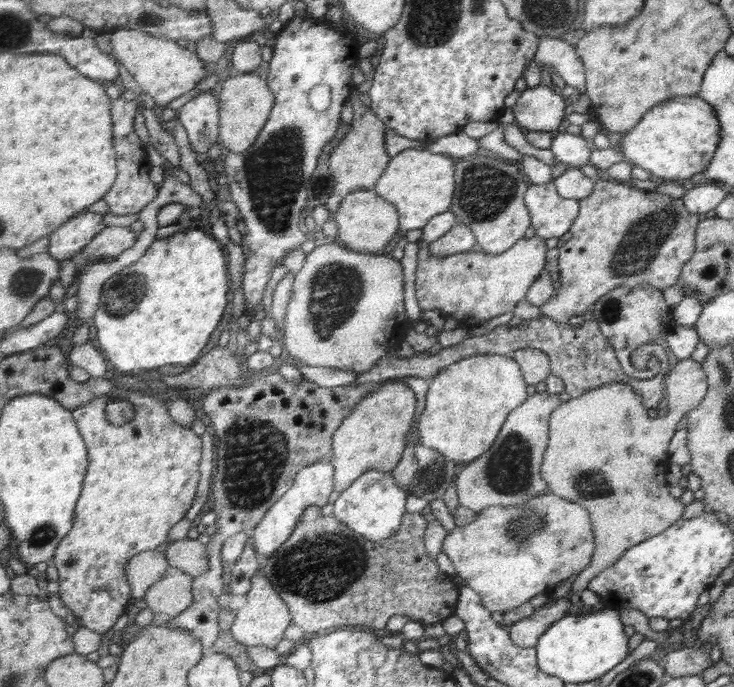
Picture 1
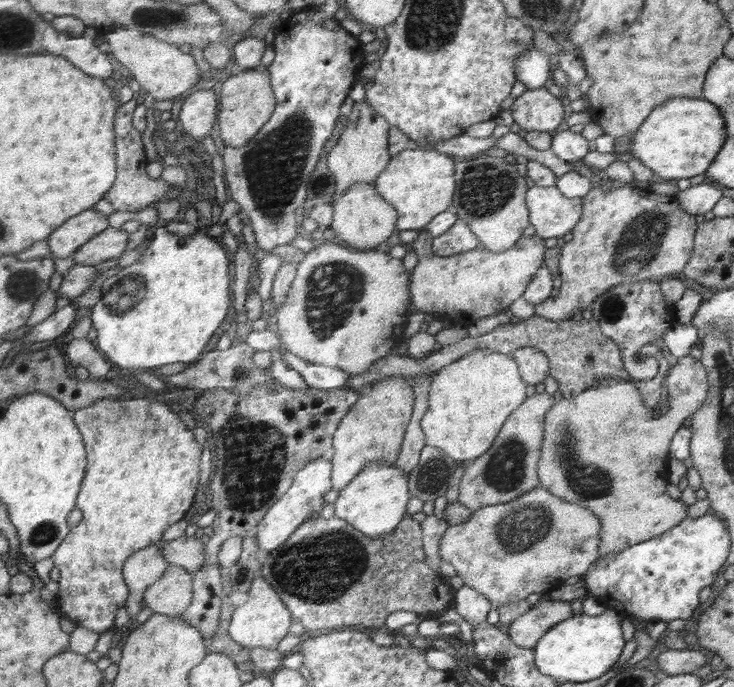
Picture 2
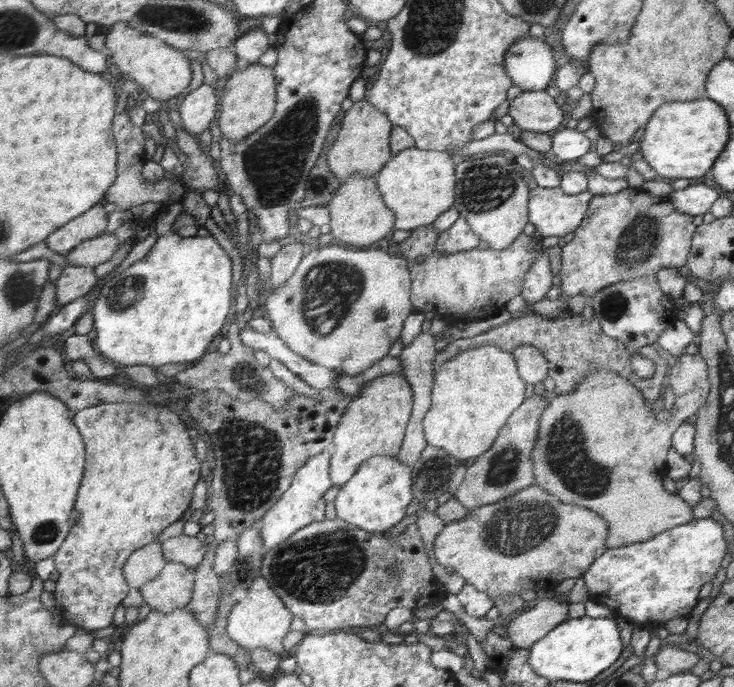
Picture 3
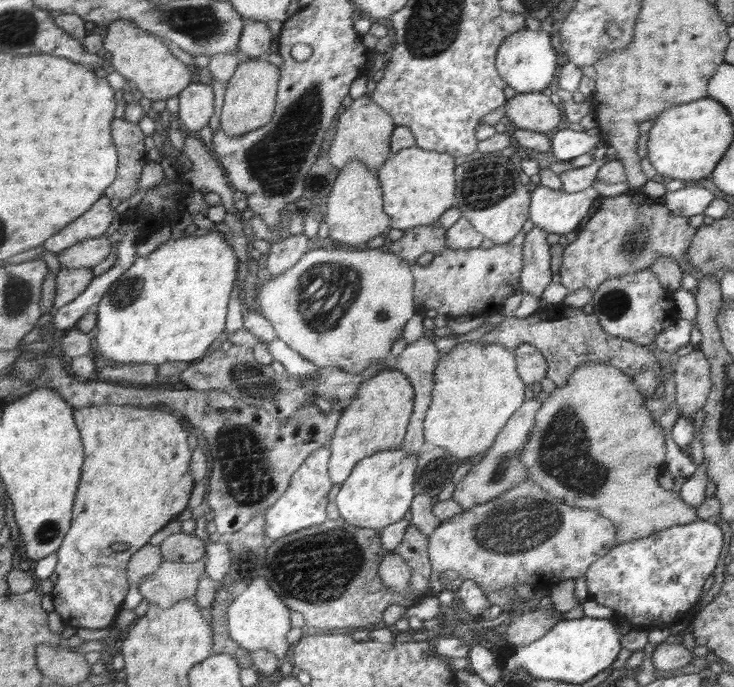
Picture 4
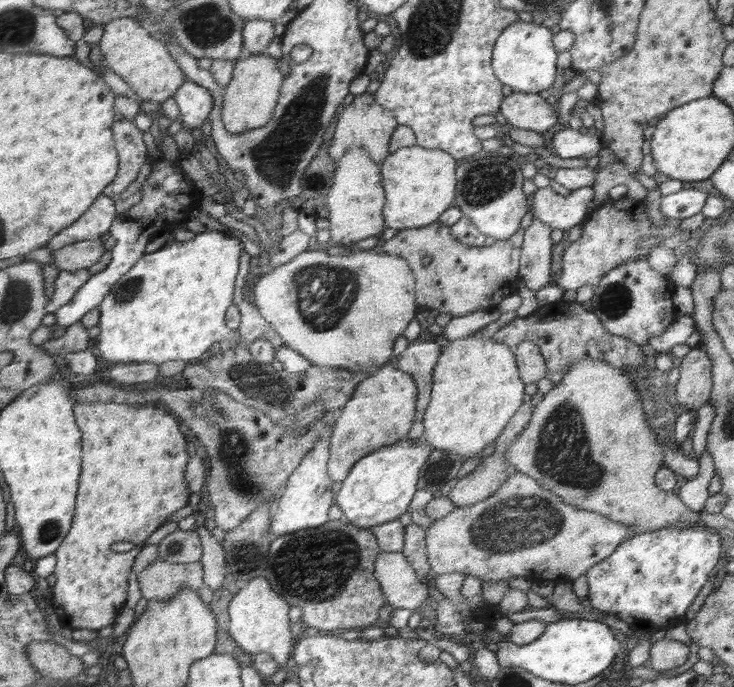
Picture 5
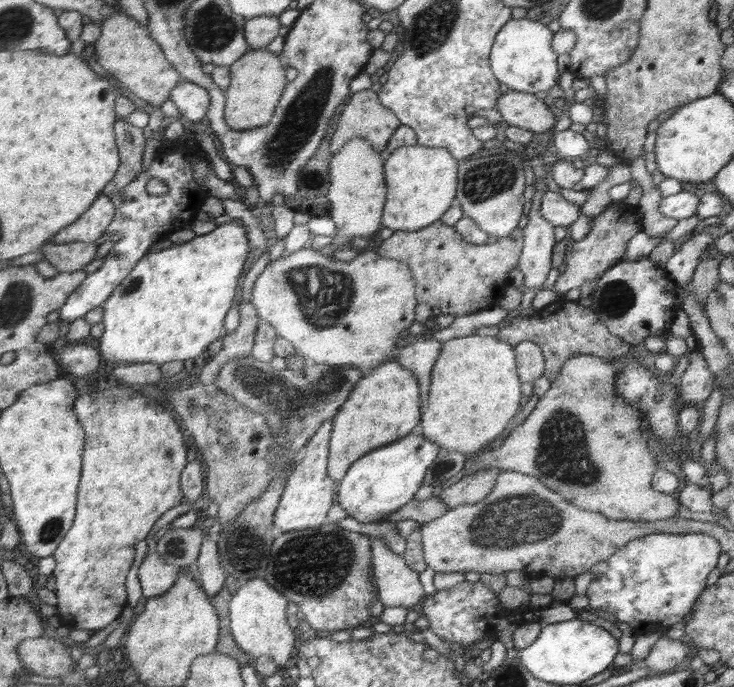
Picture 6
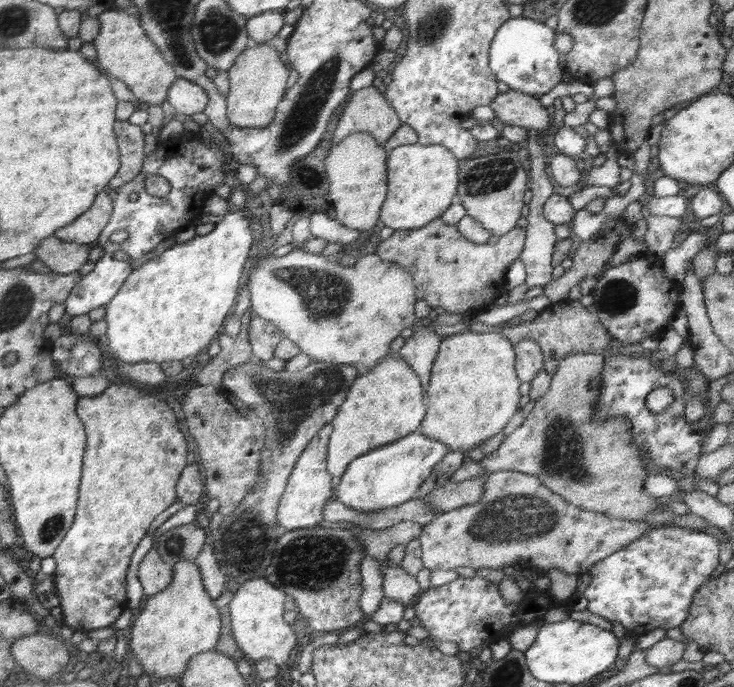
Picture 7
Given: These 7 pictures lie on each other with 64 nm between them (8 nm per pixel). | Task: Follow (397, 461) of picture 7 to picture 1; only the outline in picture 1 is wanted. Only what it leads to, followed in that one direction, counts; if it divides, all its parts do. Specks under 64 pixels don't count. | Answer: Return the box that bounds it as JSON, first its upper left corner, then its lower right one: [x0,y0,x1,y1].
[332,470,409,541]

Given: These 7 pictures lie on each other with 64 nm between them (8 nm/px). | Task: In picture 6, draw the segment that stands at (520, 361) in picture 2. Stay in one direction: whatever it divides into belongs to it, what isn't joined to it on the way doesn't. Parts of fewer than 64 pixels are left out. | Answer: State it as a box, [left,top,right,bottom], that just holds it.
[514,340,545,383]

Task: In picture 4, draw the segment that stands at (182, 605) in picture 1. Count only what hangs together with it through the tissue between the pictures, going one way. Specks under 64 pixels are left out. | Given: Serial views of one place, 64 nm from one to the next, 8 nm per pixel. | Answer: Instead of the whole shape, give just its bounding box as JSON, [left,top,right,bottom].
[139,558,206,608]

